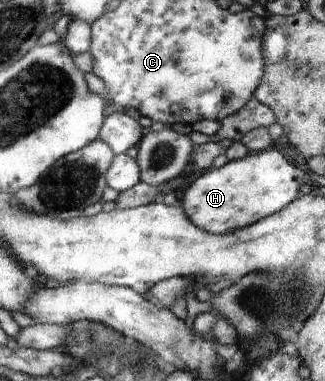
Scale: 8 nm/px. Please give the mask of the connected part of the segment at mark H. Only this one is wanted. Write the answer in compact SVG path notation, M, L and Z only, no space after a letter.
M269 149L257 153L249 153L243 159L231 160L220 168L211 167L186 189L179 205L186 216L205 231L212 234L226 234L245 226L257 223L263 218L280 212L291 201L299 197L299 187L304 183L305 172L291 164L278 150Z

